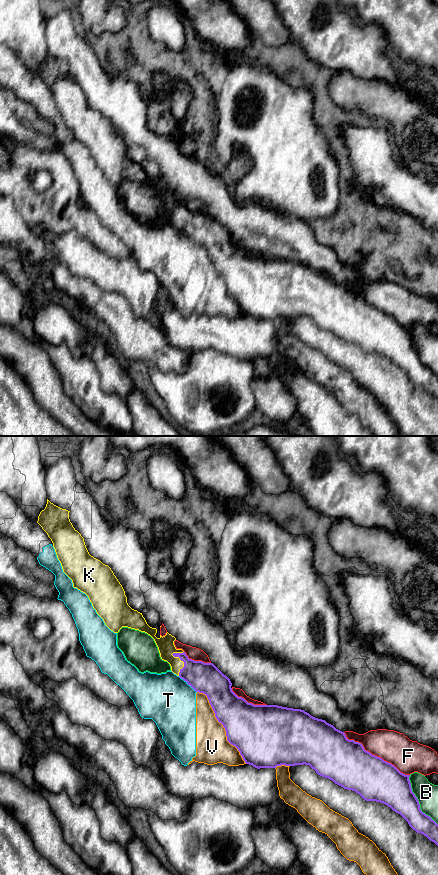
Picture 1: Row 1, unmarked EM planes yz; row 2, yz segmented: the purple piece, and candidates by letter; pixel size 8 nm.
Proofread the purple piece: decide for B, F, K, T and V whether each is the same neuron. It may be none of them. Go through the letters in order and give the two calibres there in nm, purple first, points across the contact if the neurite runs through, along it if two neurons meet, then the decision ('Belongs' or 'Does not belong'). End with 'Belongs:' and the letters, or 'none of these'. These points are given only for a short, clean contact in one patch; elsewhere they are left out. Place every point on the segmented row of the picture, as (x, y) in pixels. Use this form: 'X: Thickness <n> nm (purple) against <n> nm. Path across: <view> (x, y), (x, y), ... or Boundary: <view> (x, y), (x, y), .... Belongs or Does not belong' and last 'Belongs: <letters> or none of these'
B: Thickness 280 nm (purple) against 180 nm. Does not belong
F: Thickness 360 nm (purple) against 260 nm. Does not belong
K: Thickness 240 nm (purple) against 140 nm. Path across: yz (203, 677), (195, 673), (179, 657), (165, 644). Belongs
T: Thickness 240 nm (purple) against 400 nm. Boundary: yz (178, 676), (196, 692). Does not belong
V: Thickness 400 nm (purple) against 260 nm. Does not belong
Belongs: K

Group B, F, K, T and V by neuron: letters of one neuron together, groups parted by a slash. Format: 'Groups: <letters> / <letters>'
Groups: B / F / K / T V

